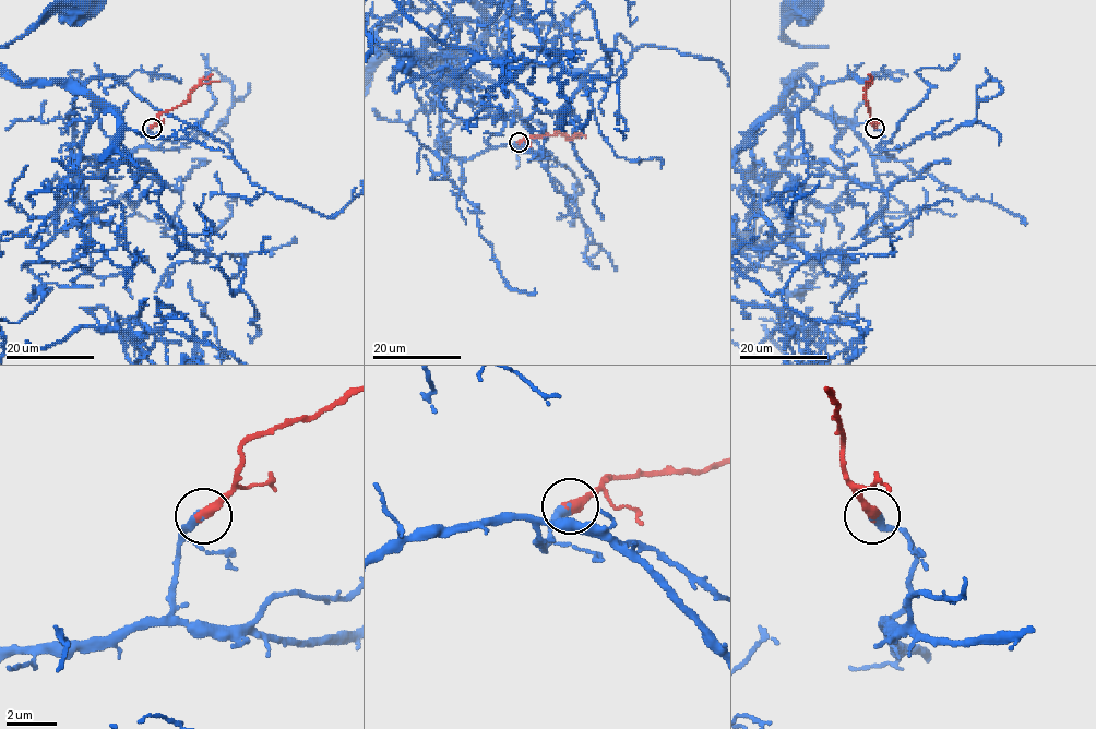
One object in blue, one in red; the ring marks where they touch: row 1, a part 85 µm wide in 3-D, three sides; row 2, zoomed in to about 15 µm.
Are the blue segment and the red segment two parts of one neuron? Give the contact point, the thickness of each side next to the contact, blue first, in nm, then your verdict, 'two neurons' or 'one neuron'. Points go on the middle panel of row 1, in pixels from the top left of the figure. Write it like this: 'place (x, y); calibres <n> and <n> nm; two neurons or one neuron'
place (519, 142); calibres 380 and 400 nm; one neuron

